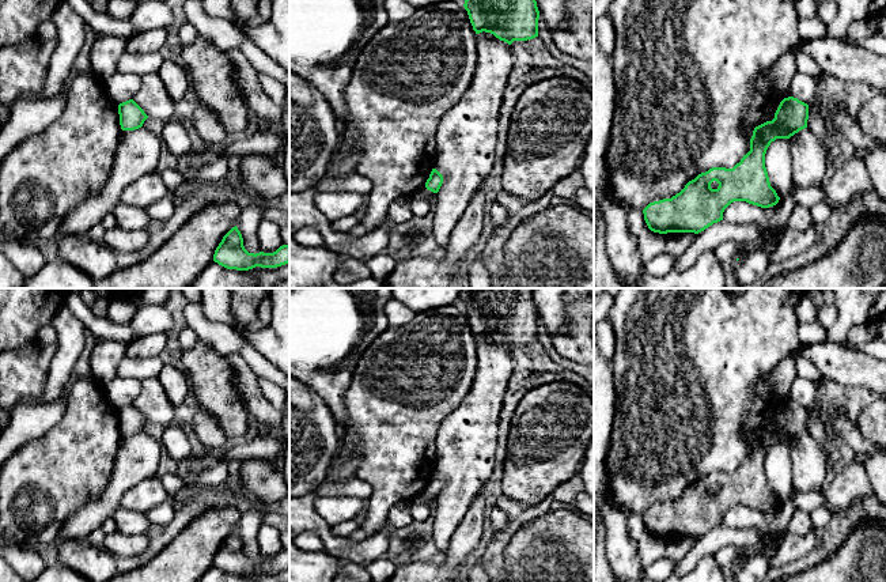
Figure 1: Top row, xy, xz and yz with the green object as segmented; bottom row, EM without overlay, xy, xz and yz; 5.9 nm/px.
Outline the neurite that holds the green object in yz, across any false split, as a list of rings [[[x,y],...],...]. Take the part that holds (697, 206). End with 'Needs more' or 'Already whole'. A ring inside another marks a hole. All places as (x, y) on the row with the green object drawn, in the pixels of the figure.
[[[784,98],[772,121],[754,128],[750,151],[732,169],[712,167],[689,181],[671,199],[650,203],[644,220],[654,233],[698,234],[723,220],[724,209],[734,201],[769,208],[780,197],[770,186],[765,154],[776,139],[790,139],[807,128],[809,105],[798,98]]]. Already whole

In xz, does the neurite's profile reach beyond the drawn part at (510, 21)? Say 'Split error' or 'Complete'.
Complete

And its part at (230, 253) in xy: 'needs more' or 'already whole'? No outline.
already whole

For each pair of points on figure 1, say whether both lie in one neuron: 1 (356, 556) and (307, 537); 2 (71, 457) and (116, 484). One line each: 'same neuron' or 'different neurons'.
1: different neurons
2: different neurons

